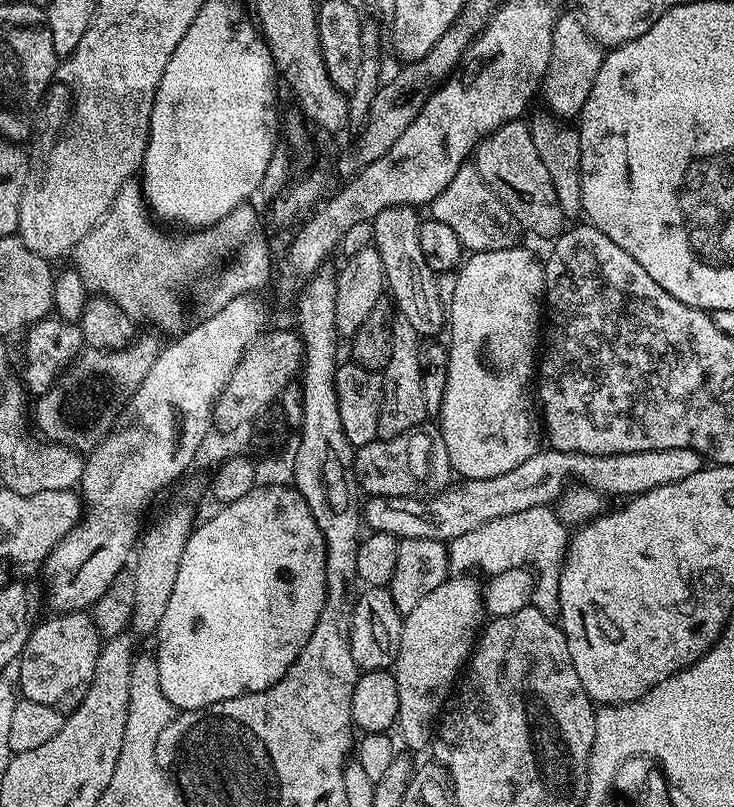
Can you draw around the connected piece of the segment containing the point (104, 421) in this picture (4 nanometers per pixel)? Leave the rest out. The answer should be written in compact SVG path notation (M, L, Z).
M143 336L133 340L127 348L113 352L85 347L75 361L56 377L51 388L35 397L35 431L45 440L64 444L81 454L87 454L101 444L117 427L122 413L134 398L138 386L142 386L146 374L150 374L150 366L154 366L156 355L161 350L161 341Z

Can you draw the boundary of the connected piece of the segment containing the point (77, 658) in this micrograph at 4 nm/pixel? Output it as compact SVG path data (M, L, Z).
M87 611L61 612L52 614L49 620L41 619L33 628L18 661L18 669L20 668L19 695L30 702L42 702L42 706L56 708L62 714L71 712L73 708L79 706L82 698L86 698L86 690L90 690L94 670L98 666L101 643L100 631Z

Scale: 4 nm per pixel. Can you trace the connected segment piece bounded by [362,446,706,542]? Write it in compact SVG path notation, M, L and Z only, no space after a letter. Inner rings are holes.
M551 446L545 449L545 452L544 449L538 450L526 458L522 466L514 466L514 470L498 474L498 478L461 479L439 496L431 497L430 503L414 496L368 496L368 505L362 508L363 519L371 531L394 534L400 540L434 538L451 542L462 534L470 534L470 530L478 530L478 526L494 518L506 518L522 510L555 505L573 481L593 488L608 498L631 498L658 486L670 486L670 482L682 482L682 478L698 474L706 464L705 457L689 448L642 450L634 454L609 456L559 452ZM428 504L432 504L432 508Z

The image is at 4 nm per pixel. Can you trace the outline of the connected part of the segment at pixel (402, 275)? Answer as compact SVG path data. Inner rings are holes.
M395 204L382 210L371 220L373 228L372 244L378 250L384 267L387 291L398 309L399 315L414 326L421 338L436 336L446 328L446 305L439 301L438 273L426 266L420 241L421 213L410 204Z

